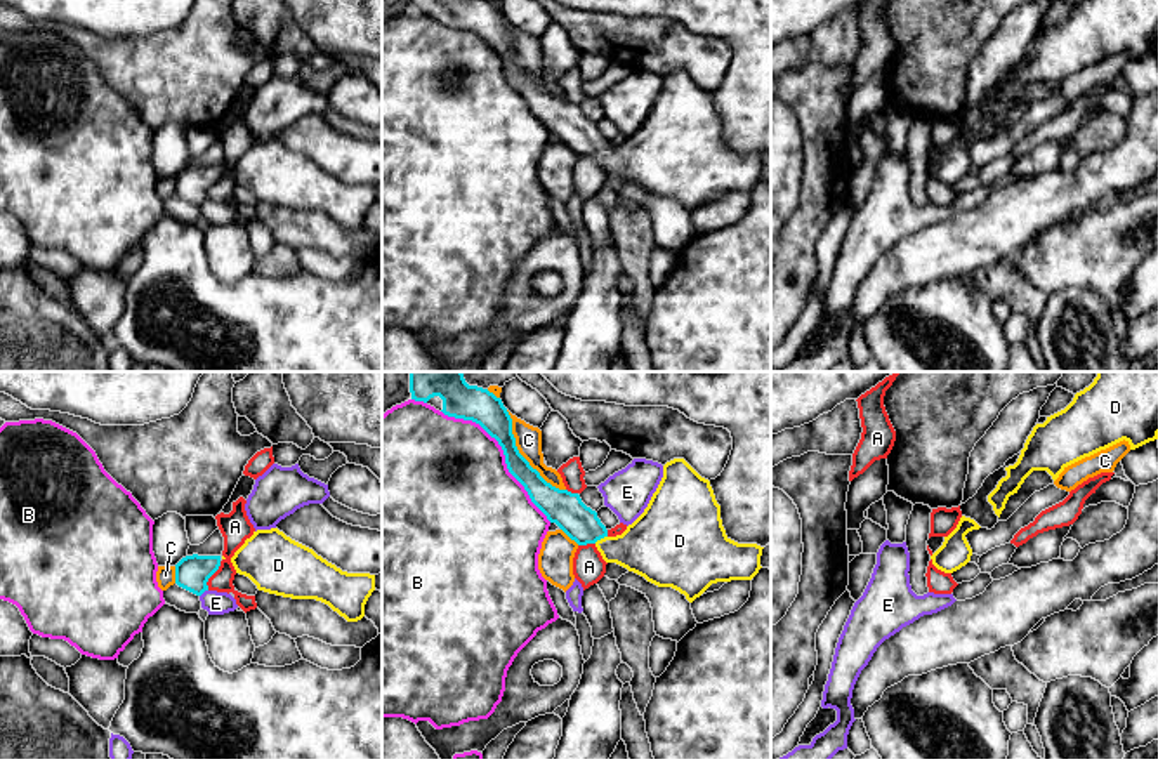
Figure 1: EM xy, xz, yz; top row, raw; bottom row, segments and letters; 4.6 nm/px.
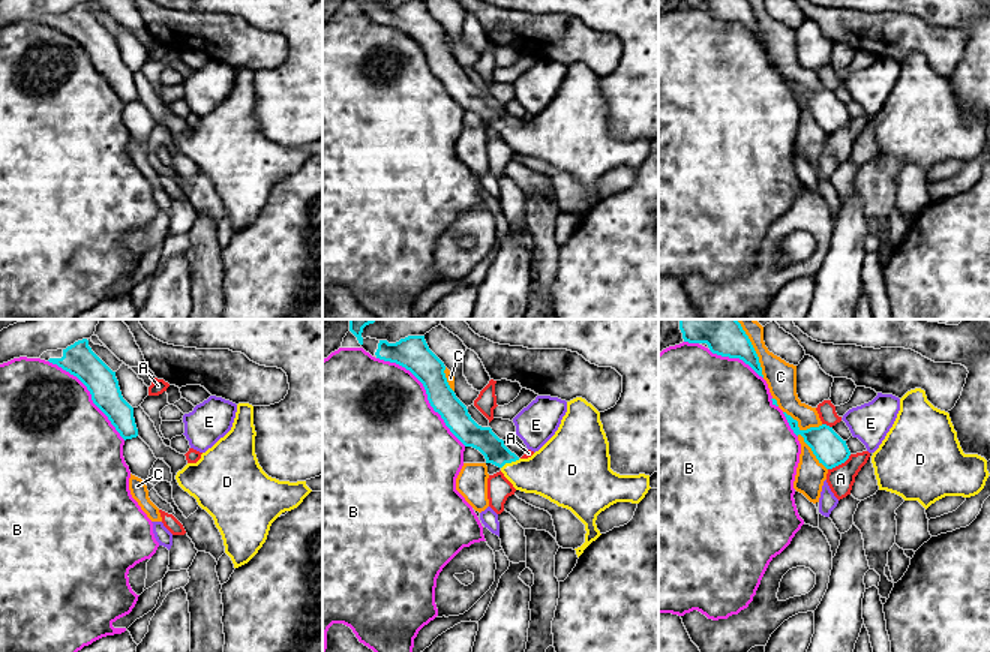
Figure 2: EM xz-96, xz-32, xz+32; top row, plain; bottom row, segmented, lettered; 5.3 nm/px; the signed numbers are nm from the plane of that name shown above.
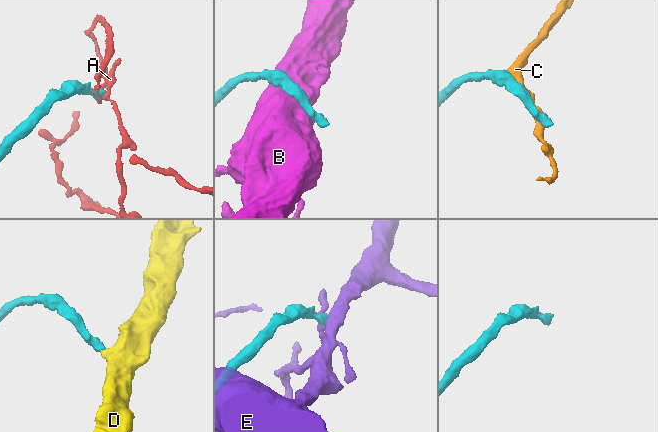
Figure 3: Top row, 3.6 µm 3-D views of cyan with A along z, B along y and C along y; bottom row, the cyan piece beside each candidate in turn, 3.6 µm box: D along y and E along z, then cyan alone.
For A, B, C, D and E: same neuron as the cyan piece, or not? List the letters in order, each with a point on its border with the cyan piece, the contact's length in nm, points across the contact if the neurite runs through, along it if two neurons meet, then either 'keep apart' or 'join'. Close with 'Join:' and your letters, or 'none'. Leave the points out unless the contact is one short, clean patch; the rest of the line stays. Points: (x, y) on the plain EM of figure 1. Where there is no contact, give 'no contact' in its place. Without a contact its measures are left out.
A: xy (212, 184) | 150 nm | along xy (221, 172), (209, 190), (207, 200) | keep apart
B: xz (504, 65) | 750 nm | keep apart
C: xz (521, 66) | 460 nm | keep apart
D: xz (599, 150) | 70 nm | across xz (580, 134), (599, 150), (653, 155) | join
E: xy (203, 202) | 50 nm | keep apart
Join: D

